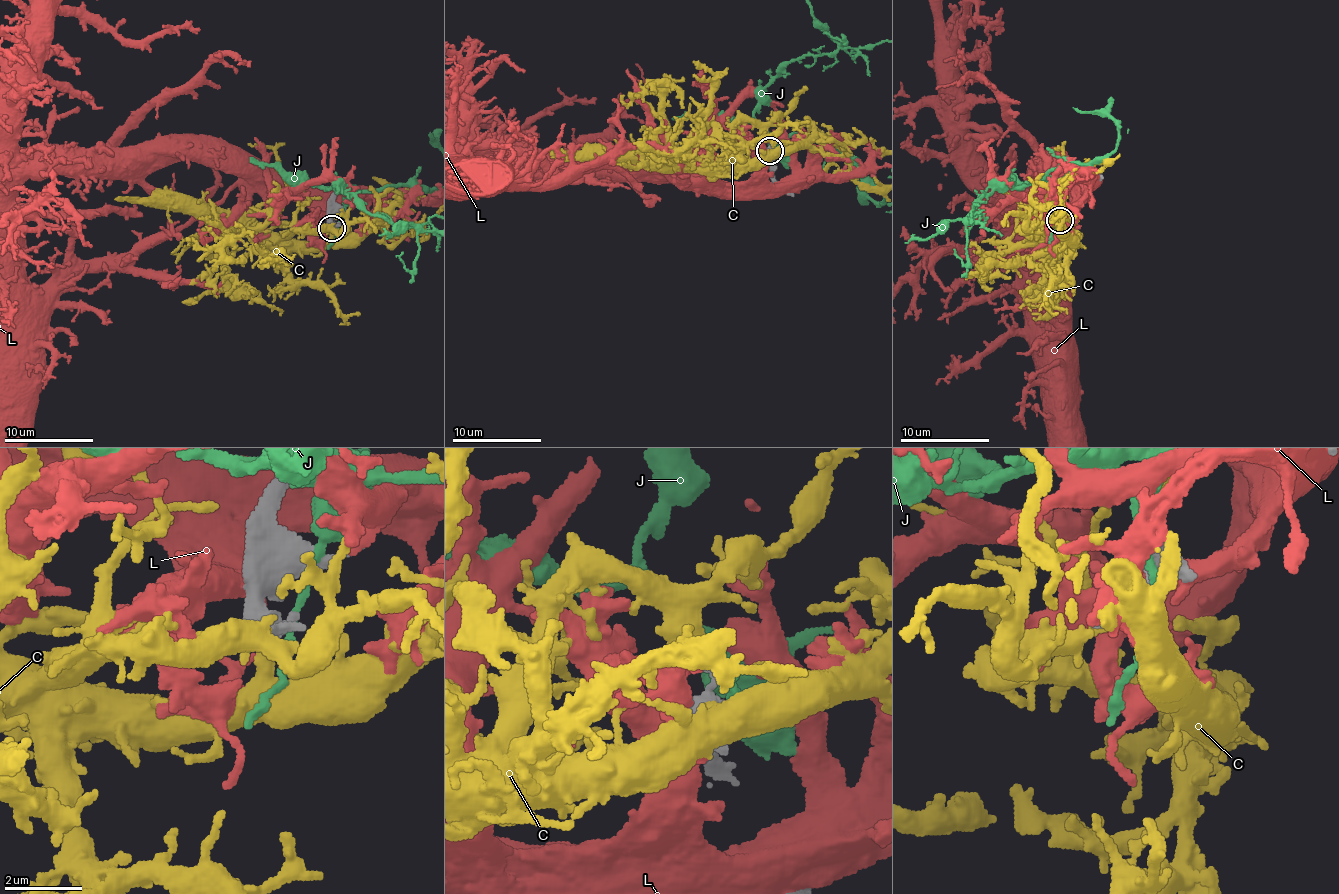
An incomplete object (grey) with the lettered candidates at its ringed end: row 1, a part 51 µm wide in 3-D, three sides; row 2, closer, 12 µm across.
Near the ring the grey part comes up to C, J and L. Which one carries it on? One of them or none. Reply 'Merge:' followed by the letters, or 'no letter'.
Merge: C

